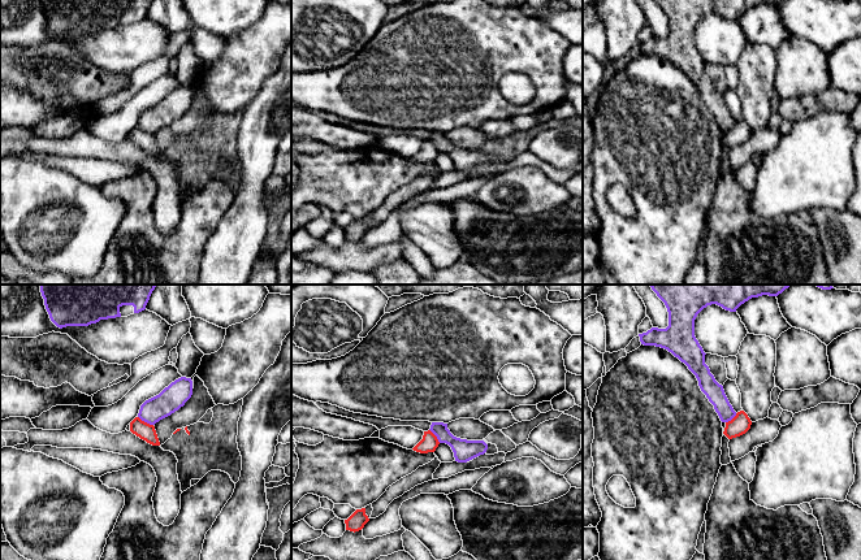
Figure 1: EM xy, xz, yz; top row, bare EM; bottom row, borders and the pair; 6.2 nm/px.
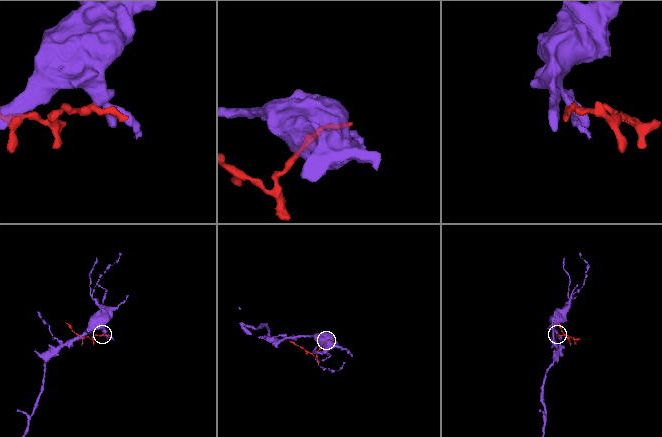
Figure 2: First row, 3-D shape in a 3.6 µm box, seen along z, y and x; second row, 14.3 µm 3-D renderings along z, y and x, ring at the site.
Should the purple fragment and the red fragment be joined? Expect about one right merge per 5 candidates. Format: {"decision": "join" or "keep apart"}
{"decision": "keep apart"}

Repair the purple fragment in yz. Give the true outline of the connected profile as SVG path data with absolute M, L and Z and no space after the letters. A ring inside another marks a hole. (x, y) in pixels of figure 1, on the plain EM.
M654 0L669 21L666 38L652 36L639 43L644 55L667 58L696 84L701 100L714 114L722 131L731 130L736 121L705 73L705 61L695 45L695 29L708 14L717 13L726 19L736 18L752 6L778 5L783 0Z

